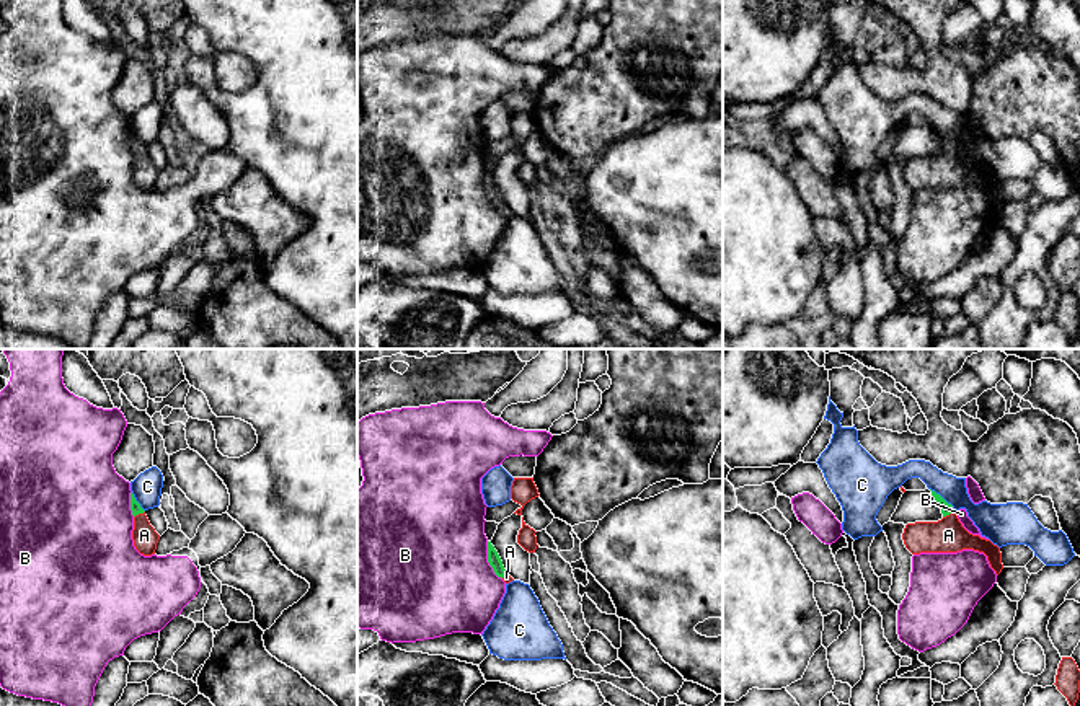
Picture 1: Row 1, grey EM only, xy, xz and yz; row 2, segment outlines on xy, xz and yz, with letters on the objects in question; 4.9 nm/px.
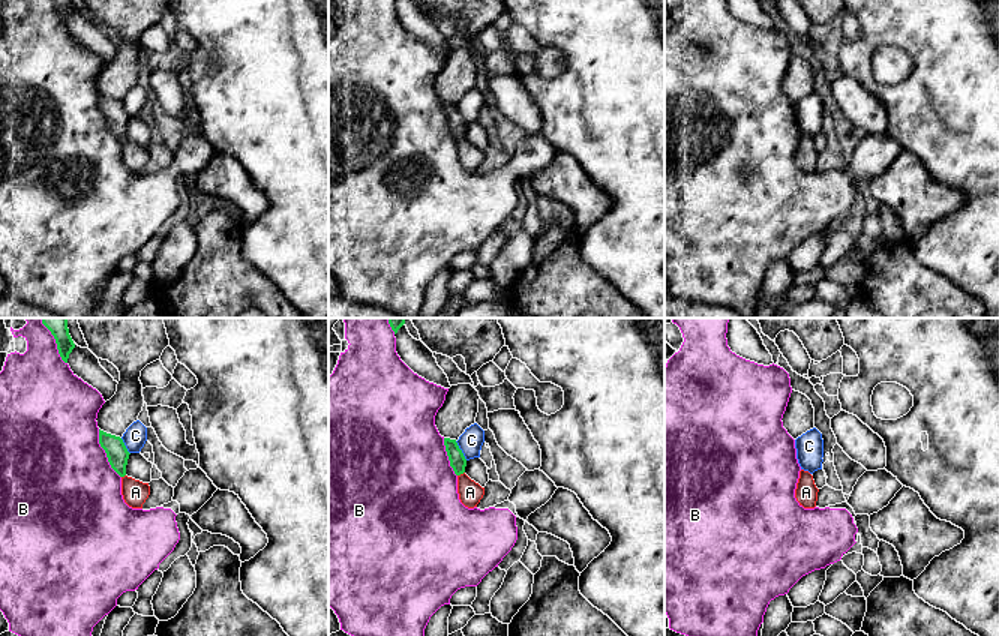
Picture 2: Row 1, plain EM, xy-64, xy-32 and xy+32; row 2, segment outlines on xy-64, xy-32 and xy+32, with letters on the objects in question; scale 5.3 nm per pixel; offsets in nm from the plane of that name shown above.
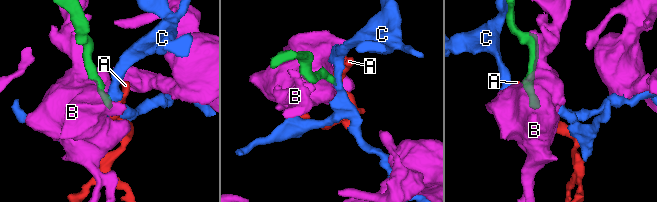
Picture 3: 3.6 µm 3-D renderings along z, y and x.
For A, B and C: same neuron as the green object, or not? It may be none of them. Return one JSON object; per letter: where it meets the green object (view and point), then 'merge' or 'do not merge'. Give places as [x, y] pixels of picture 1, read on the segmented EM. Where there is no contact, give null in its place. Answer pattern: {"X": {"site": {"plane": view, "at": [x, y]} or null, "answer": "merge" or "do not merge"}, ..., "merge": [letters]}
{"A": {"site": {"plane": "yz", "at": [948, 514]}, "answer": "merge"}, "B": {"site": {"plane": "xz", "at": [488, 561]}, "answer": "do not merge"}, "C": {"site": {"plane": "yz", "at": [942, 498]}, "answer": "do not merge"}, "merge": ["A"]}

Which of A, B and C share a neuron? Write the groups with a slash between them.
A / B / C

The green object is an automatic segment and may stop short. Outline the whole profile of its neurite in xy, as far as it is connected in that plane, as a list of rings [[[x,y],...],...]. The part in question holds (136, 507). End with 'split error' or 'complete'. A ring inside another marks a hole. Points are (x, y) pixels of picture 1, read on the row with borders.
[[[131,492],[131,510],[132,510],[132,515],[134,515],[132,540],[134,540],[135,549],[144,556],[155,554],[160,535],[150,525],[150,522],[145,515],[145,510],[135,501],[132,492]]]; split error

